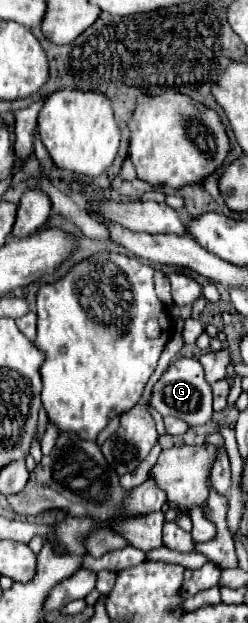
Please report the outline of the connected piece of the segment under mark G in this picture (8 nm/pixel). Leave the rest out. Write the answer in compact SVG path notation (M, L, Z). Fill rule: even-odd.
M178 358L154 384L152 406L162 416L174 416L188 426L202 426L212 418L212 388L204 380L204 368L196 358Z

